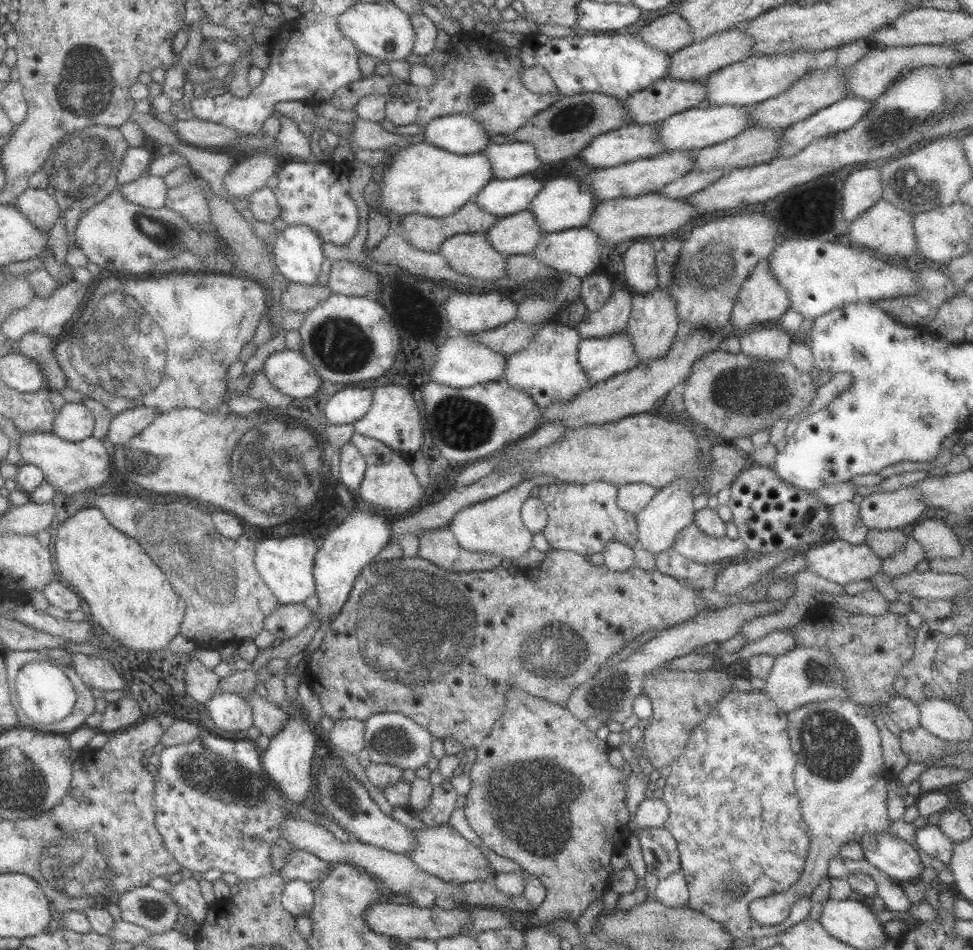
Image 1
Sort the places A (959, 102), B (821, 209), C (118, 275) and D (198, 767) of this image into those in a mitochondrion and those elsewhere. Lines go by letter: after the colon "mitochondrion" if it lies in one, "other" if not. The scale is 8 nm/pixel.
A: mitochondrion
B: other
C: other
D: mitochondrion

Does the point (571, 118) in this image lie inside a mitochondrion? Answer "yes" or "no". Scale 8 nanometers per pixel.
yes

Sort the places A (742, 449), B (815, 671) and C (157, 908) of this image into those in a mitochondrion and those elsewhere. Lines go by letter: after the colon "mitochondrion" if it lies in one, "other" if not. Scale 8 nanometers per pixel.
A: other
B: mitochondrion
C: mitochondrion

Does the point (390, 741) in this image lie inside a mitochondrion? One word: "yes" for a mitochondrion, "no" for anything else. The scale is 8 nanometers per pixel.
yes

